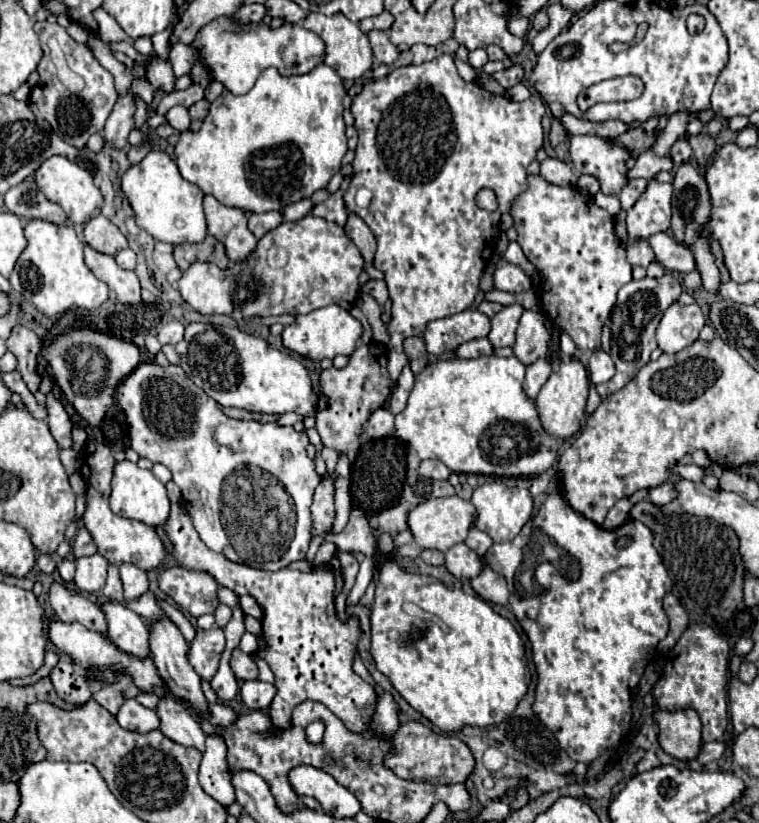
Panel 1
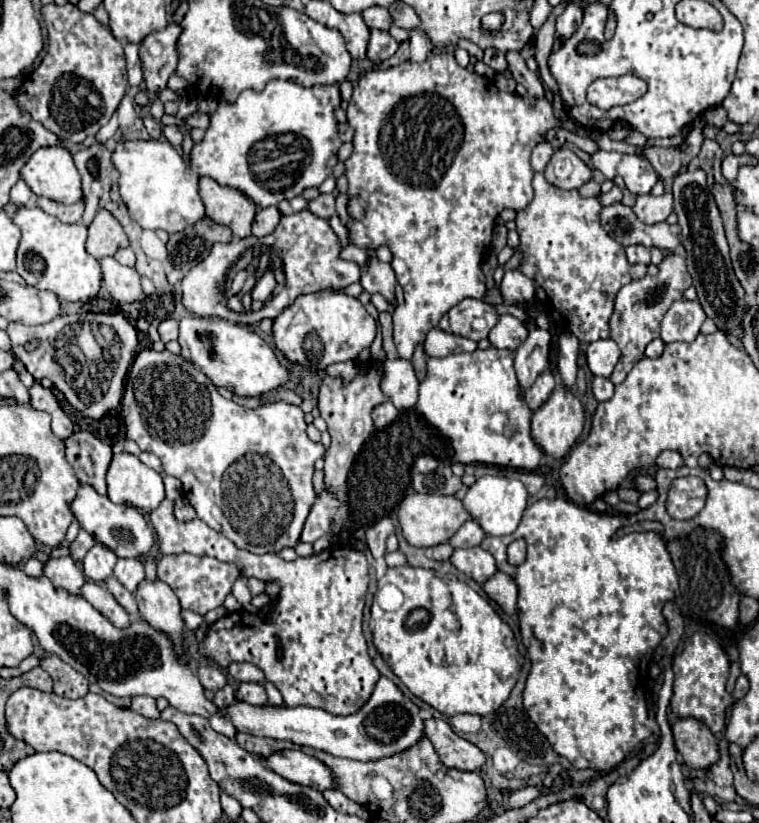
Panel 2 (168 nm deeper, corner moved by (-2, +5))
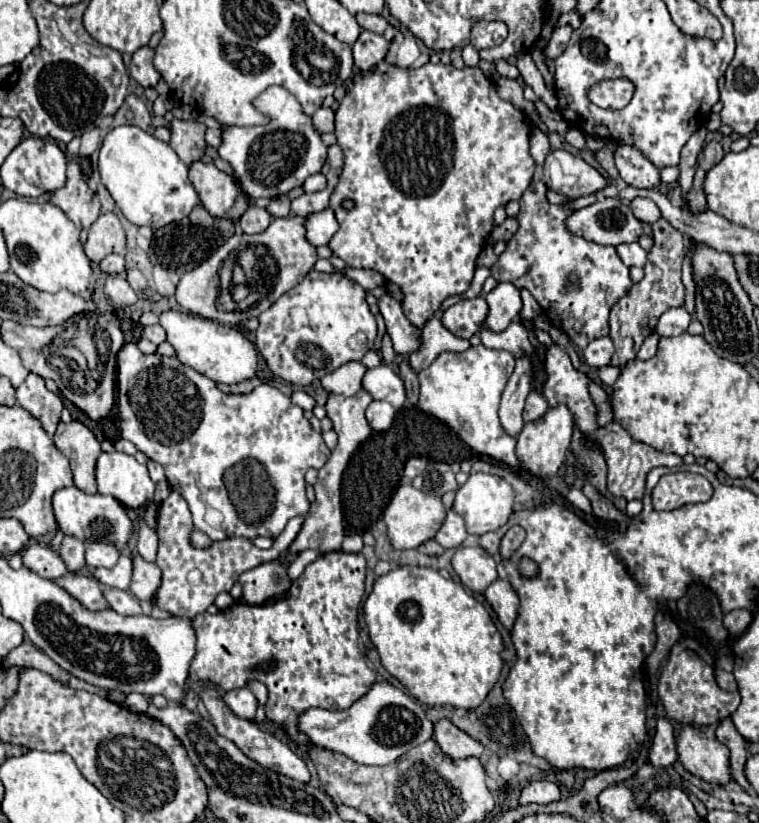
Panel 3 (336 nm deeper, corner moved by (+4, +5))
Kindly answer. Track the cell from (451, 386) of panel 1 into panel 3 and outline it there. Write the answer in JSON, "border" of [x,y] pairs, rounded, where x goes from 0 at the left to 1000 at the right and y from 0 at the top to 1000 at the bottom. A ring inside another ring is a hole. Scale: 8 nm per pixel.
{"border":[[[639,420],[618,423],[613,428],[584,428],[576,437],[552,452],[555,481],[552,498],[592,515],[592,520],[628,552],[644,554],[673,569],[686,566],[679,539],[681,532],[668,527],[657,513],[657,486],[668,467],[668,459],[679,445],[679,435],[665,425],[644,425]],[[605,508],[615,513],[618,522],[605,515]]]}

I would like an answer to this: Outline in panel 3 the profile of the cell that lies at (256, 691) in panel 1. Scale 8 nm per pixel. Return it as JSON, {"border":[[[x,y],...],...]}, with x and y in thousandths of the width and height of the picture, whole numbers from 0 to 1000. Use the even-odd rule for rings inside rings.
{"border":[[[312,836],[312,838],[302,838],[294,843],[299,858],[315,868],[318,872],[325,872],[325,875],[333,875],[336,872],[336,865],[339,865],[339,848],[336,843],[328,838],[328,836]]]}

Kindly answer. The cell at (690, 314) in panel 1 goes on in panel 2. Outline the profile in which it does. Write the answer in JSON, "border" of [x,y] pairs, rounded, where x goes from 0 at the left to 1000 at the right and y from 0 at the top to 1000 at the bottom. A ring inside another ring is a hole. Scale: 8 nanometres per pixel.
{"border":[[[892,365],[879,377],[871,389],[871,413],[874,416],[913,416],[921,406],[921,399],[929,389],[929,379],[924,369],[908,365]]]}

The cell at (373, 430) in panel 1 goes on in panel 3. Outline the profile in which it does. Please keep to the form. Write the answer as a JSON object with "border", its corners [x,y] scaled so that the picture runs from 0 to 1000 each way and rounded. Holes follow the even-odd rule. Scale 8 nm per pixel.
{"border":[[[491,486],[484,496],[484,513],[494,525],[510,522],[518,513],[518,505],[520,505],[520,496],[513,488]]]}

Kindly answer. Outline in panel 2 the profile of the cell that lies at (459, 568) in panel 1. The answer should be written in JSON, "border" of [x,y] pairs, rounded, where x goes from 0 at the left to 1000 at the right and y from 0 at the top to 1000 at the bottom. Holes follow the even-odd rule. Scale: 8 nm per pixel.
{"border":[[[631,663],[602,666],[594,676],[594,683],[602,693],[607,693],[613,700],[623,702],[628,710],[639,710],[655,695],[652,678]]]}

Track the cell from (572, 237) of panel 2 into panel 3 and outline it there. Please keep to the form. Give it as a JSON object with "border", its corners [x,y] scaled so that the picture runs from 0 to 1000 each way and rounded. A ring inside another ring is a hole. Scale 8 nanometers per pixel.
{"border":[[[702,219],[684,243],[684,279],[668,294],[668,304],[647,326],[655,343],[676,343],[681,350],[694,350],[710,367],[726,394],[742,401],[763,423],[781,411],[802,406],[802,377],[834,345],[829,326],[813,311],[810,299],[773,294],[747,277],[752,253],[729,250],[721,243],[721,226]]]}

